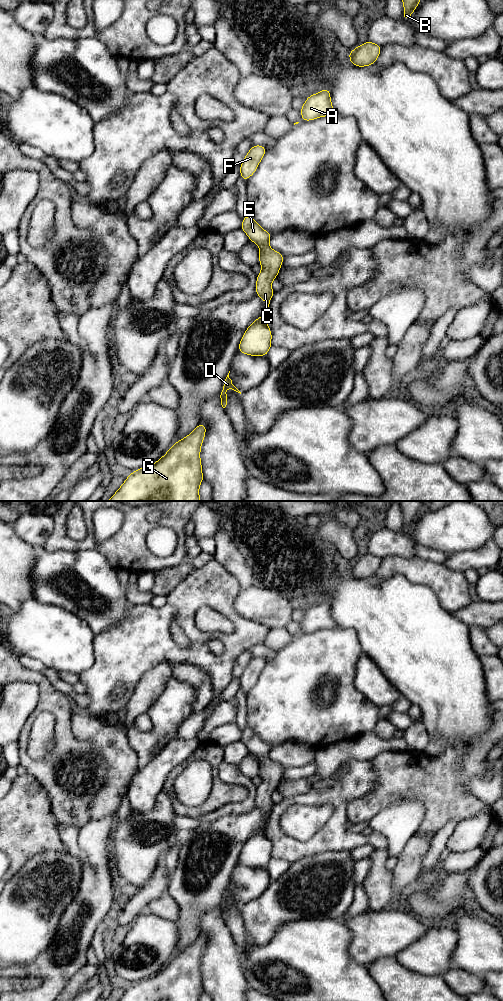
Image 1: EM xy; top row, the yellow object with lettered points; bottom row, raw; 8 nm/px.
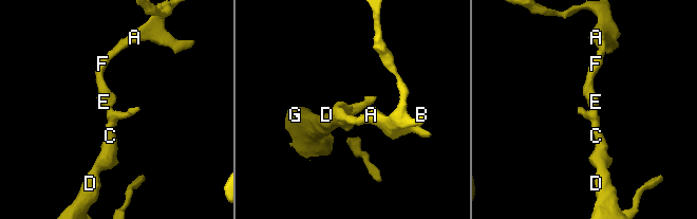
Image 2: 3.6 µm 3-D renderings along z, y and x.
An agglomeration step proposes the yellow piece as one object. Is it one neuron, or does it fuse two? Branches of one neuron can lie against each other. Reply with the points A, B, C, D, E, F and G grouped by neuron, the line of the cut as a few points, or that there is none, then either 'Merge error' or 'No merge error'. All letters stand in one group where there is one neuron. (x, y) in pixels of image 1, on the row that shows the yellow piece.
Groups: A B C D E F G. No split. No merge error

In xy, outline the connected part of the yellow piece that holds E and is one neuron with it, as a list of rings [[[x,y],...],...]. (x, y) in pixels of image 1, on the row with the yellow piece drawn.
[[[248,213],[242,220],[240,228],[253,243],[259,246],[259,263],[262,271],[257,274],[256,295],[267,304],[261,316],[246,329],[239,343],[238,352],[266,357],[272,347],[272,332],[265,321],[267,309],[275,293],[271,283],[278,276],[285,256],[269,247],[268,242],[273,234],[261,228]]]

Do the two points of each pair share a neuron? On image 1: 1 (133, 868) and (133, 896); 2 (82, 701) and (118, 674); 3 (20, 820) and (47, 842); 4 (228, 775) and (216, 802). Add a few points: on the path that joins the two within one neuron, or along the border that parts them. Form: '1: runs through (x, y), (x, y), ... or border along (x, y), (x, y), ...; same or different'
1: border along (152, 874), (142, 885), (129, 890); different
2: border along (84, 693), (88, 698), (88, 705), (84, 709); different
3: runs through (27, 827), (40, 835); same
4: border along (222, 761), (218, 776), (241, 784), (247, 791); different

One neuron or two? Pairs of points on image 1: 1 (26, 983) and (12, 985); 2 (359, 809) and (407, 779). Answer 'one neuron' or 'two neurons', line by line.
1: one neuron
2: one neuron

